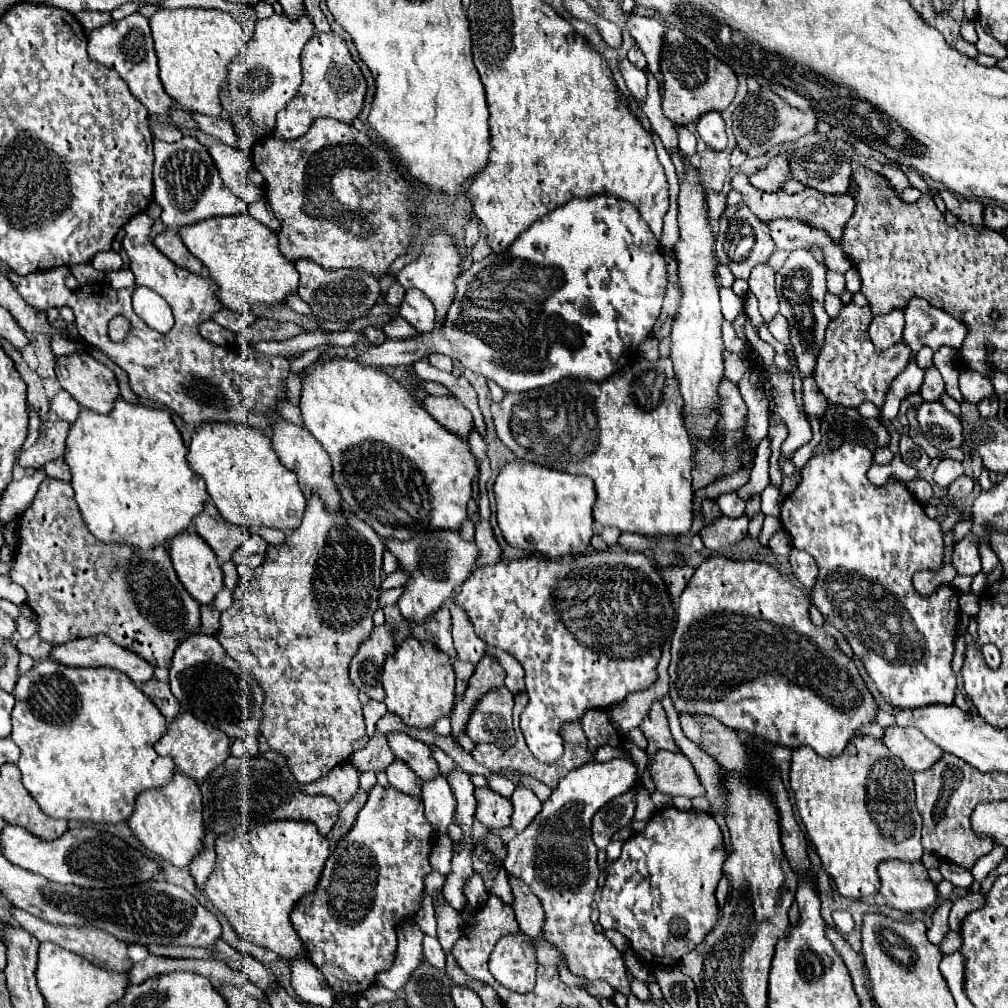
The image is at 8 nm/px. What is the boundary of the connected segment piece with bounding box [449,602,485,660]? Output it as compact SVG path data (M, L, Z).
M449 604L451 618L453 618L453 642L455 642L455 652L459 660L469 660L469 658L479 658L483 656L485 644L479 640L479 636L473 632L471 624L467 622L467 614L457 604Z

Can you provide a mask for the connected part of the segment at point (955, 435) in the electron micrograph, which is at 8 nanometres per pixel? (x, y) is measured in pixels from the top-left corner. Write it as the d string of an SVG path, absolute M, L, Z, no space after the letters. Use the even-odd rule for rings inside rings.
M923 402L917 406L917 420L927 440L941 452L963 446L963 428L959 418L947 412L939 402Z

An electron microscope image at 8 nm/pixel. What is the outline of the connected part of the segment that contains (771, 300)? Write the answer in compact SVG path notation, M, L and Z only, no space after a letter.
M759 264L753 268L749 278L749 290L759 300L759 312L765 322L771 322L779 312L779 300L775 290L775 272L767 264Z

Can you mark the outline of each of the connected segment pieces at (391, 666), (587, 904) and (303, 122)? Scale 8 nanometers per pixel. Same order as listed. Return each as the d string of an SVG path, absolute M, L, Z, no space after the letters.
M409 636L383 664L383 688L387 694L385 704L389 712L397 714L407 726L419 730L431 728L435 720L449 714L455 704L455 670L451 658L435 648L435 644Z
M623 758L587 762L585 766L571 770L553 790L535 820L507 842L507 858L503 860L507 872L521 878L539 898L545 910L541 934L561 952L565 968L587 980L605 980L625 996L629 996L631 984L627 980L623 956L605 934L595 932L591 920L591 902L599 878L597 848L591 840L591 818L611 798L629 792L635 782L637 764Z
M315 32L313 38L305 44L301 54L303 66L303 84L299 94L277 112L275 132L285 140L295 140L295 136L303 136L309 126L323 116L339 118L341 122L351 124L363 110L363 100L367 92L365 76L361 74L359 64L351 58L347 42L333 32Z

